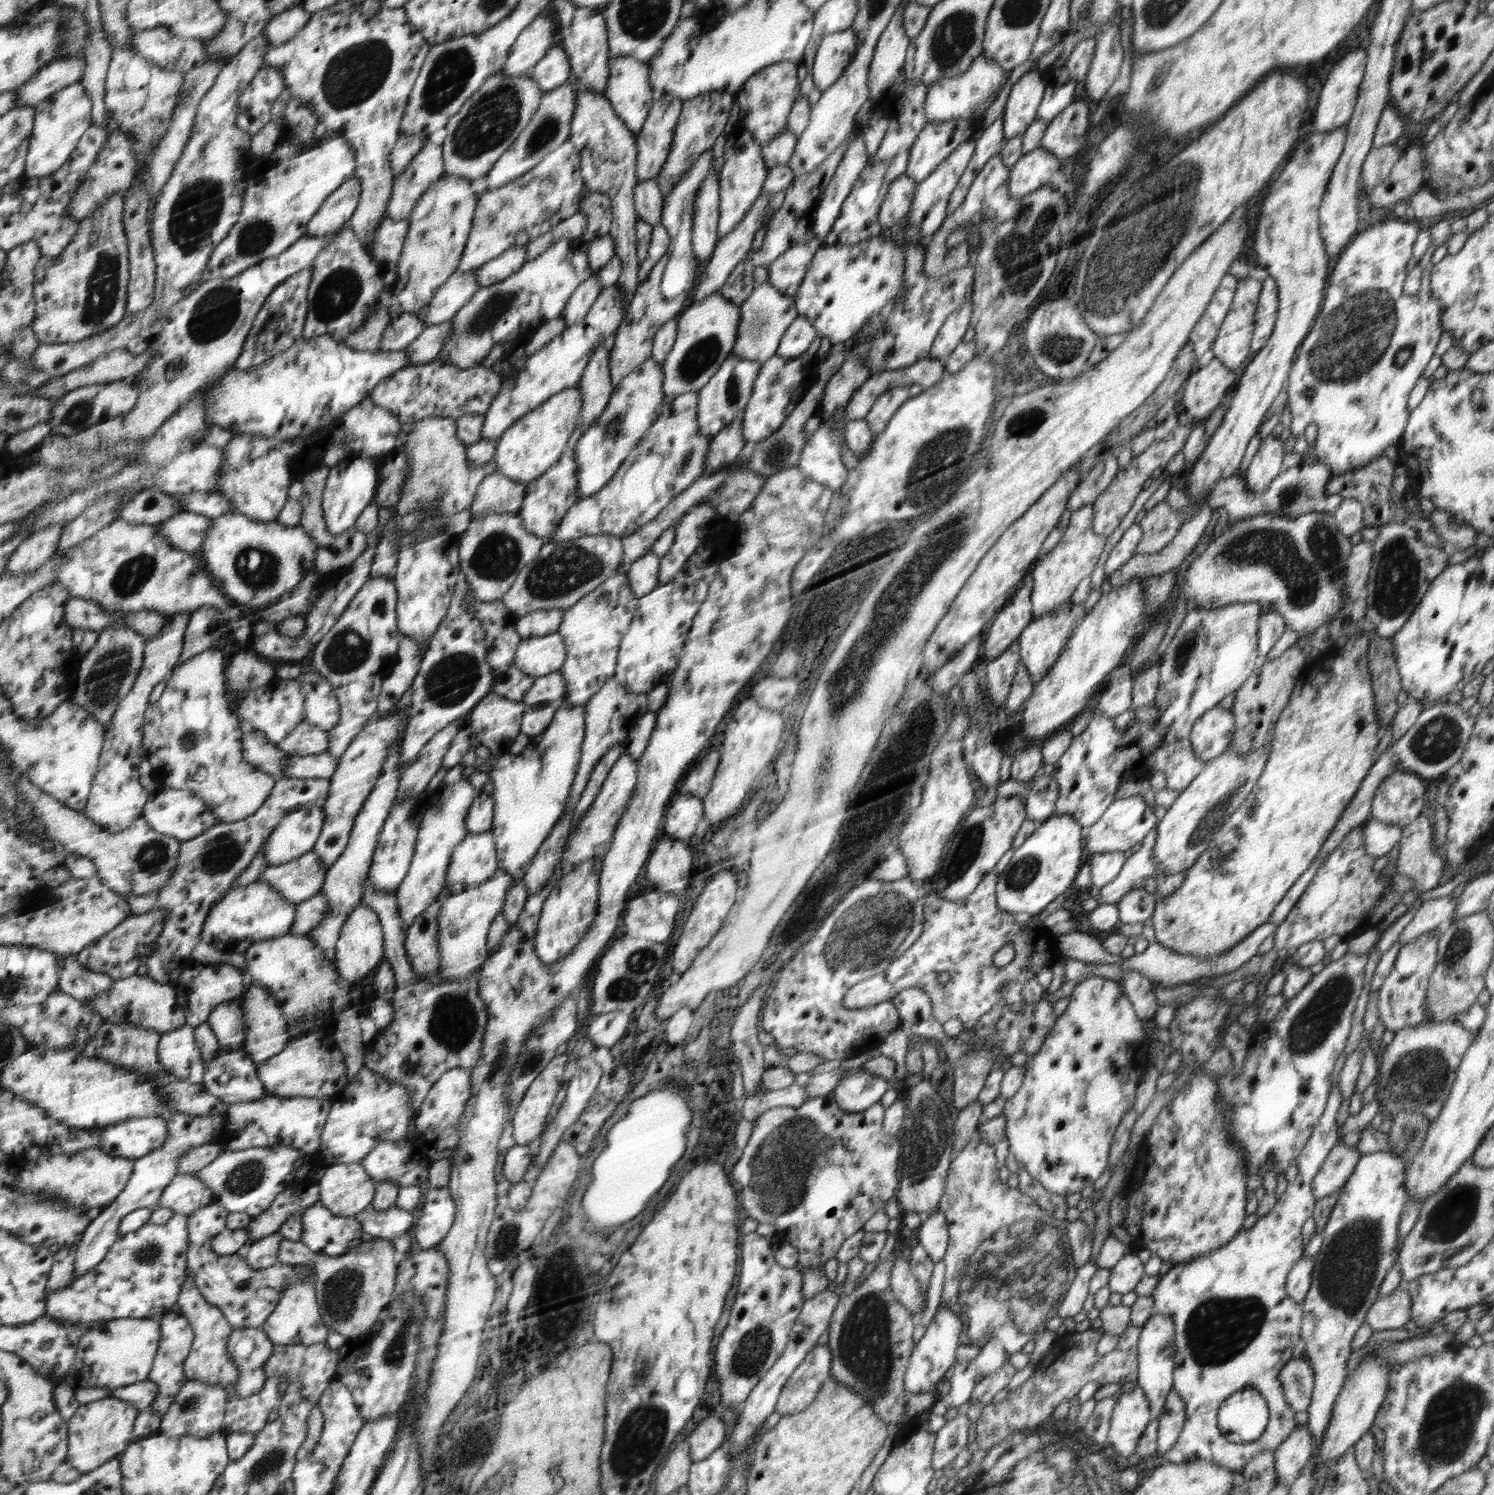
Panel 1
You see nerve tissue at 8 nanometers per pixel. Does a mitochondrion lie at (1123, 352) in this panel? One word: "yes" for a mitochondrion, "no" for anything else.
no

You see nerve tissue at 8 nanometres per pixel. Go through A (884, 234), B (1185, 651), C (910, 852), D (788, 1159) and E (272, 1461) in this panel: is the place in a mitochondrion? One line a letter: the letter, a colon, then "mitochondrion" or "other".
A: other
B: mitochondrion
C: other
D: mitochondrion
E: mitochondrion

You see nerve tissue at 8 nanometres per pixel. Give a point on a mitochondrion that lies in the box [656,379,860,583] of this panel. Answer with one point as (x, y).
(779, 453)

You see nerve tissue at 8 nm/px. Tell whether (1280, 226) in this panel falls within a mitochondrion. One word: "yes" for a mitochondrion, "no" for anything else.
no

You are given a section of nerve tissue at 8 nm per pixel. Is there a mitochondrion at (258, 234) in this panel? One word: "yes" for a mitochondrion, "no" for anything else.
yes

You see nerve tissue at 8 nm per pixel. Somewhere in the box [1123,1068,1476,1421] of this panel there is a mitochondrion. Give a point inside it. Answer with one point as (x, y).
(1350, 1263)

